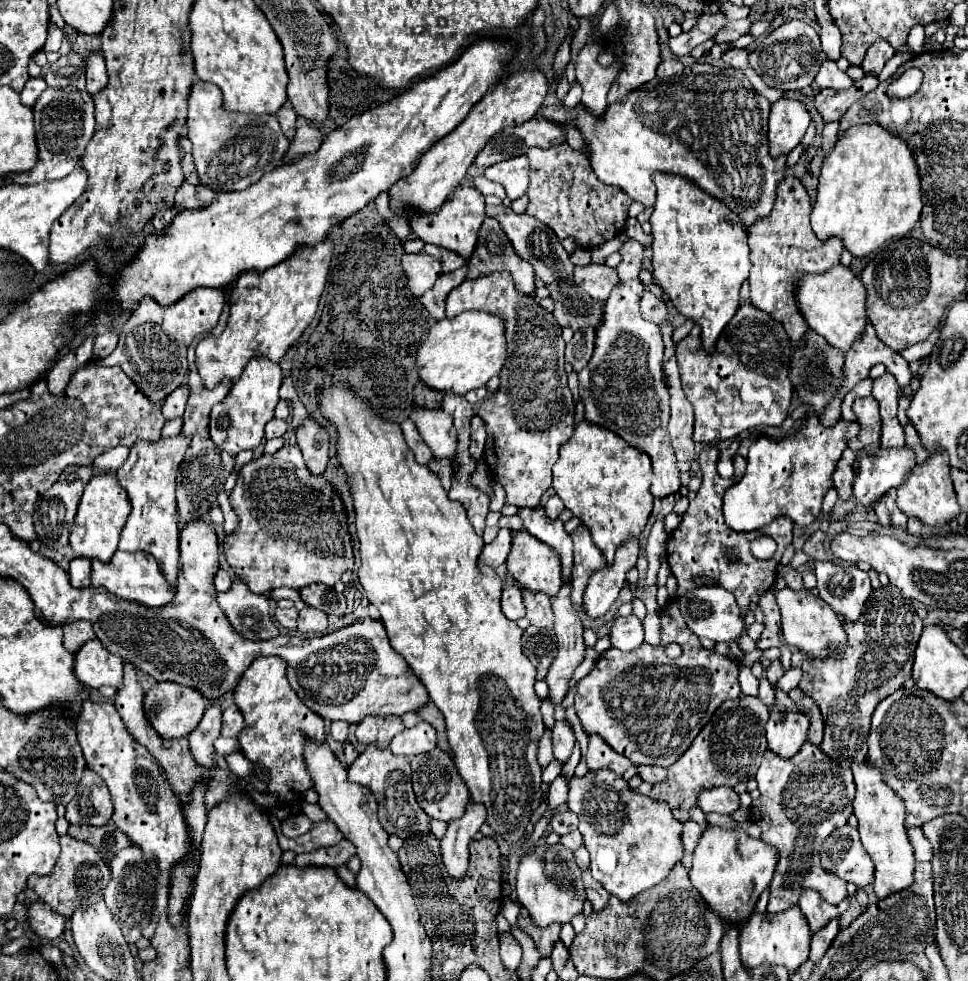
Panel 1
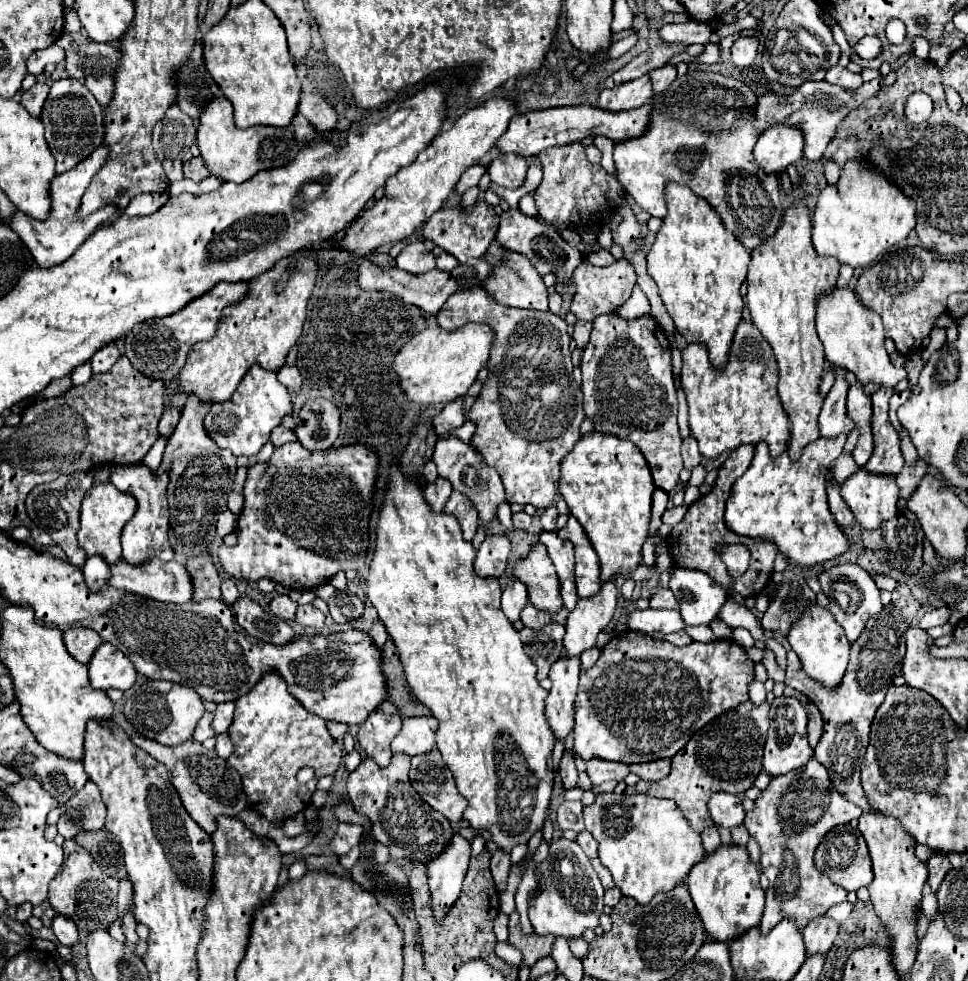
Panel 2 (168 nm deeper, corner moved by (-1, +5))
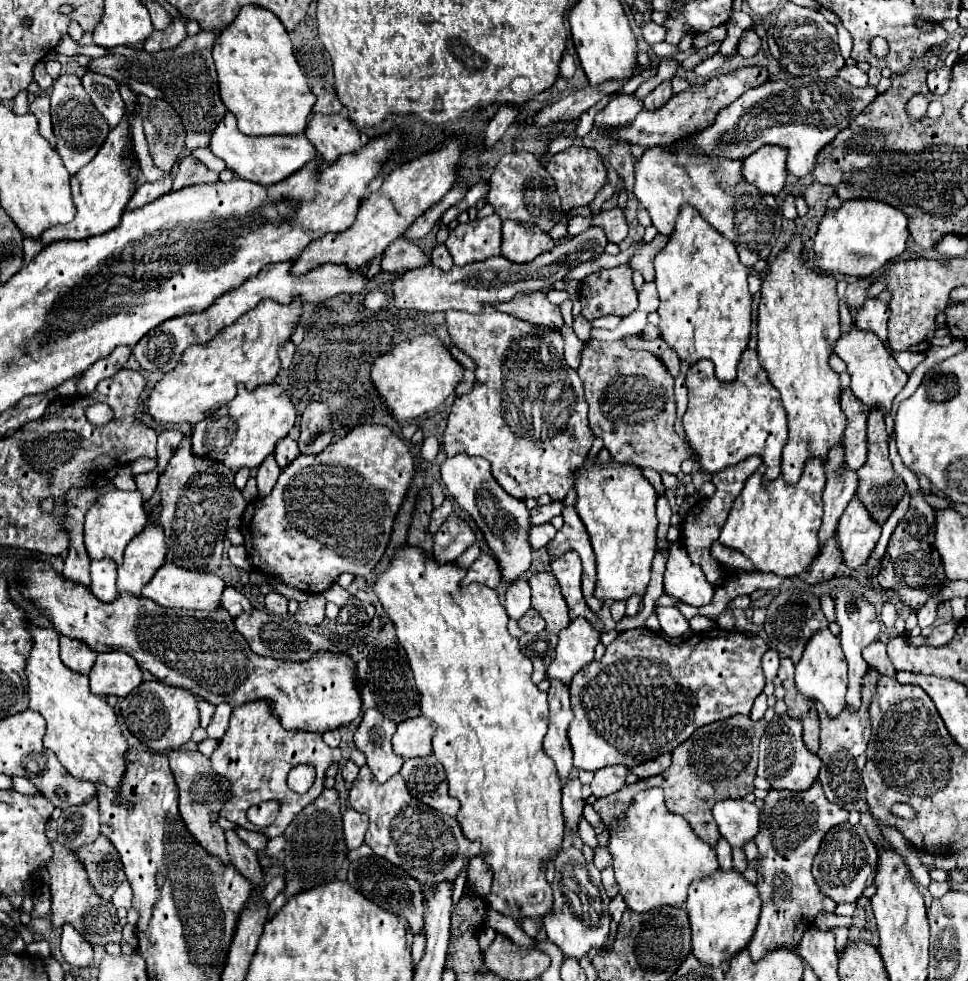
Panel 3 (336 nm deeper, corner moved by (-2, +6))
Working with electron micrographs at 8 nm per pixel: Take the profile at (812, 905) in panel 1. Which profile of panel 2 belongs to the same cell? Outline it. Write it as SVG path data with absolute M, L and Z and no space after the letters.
M818 916L804 930L804 944L808 954L826 954L838 934L838 924L830 916Z

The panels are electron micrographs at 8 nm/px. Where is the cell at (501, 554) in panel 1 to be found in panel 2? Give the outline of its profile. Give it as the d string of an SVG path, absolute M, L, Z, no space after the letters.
M490 534L478 548L478 556L474 560L474 570L478 576L494 576L500 578L506 570L510 554L510 540L506 534Z

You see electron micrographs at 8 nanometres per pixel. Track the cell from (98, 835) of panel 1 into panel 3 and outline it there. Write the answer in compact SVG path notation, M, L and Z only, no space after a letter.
M99 835L91 845L79 849L77 857L83 863L95 893L109 901L115 889L125 881L117 849L111 845L111 841L107 841L107 837Z

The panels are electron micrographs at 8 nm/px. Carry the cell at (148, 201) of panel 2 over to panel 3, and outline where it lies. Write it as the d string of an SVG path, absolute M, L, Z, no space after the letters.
M157 181L157 183L143 183L137 187L135 195L131 197L127 209L137 209L137 207L143 207L151 201L155 201L157 197L165 195L171 191L171 183L169 181Z

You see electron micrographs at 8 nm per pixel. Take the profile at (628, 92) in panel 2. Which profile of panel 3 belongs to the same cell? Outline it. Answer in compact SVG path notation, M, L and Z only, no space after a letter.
M621 95L613 99L601 113L595 117L595 127L599 131L611 131L629 125L637 113L643 109L643 101L635 95Z

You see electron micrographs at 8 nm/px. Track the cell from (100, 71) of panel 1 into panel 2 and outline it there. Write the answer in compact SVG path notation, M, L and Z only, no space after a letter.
M88 76L86 78L86 88L94 94L94 98L98 100L100 106L106 106L112 98L114 92L114 78L112 76Z

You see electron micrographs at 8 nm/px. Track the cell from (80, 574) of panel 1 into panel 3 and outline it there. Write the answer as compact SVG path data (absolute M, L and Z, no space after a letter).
M101 559L101 561L91 561L91 591L99 601L111 603L117 599L117 589L115 589L115 573L117 565L111 559Z

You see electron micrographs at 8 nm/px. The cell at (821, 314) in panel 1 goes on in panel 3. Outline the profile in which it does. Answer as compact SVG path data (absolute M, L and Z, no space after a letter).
M853 327L849 333L843 333L835 343L833 351L847 363L847 373L851 375L851 391L859 397L871 411L881 411L885 417L891 411L893 399L907 383L907 373L897 365L897 361L887 353L883 341L871 331L861 331Z

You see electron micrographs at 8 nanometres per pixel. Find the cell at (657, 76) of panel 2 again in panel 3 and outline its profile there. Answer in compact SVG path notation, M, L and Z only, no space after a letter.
M665 81L661 83L653 93L649 93L645 99L643 99L643 107L653 111L653 109L659 109L661 105L665 105L667 99L671 99L671 81Z

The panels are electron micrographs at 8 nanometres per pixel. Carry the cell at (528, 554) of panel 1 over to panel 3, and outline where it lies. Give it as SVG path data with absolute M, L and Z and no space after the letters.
M537 573L529 579L529 585L533 591L533 609L545 619L547 631L557 635L571 623L559 583L555 583L555 577L551 573Z

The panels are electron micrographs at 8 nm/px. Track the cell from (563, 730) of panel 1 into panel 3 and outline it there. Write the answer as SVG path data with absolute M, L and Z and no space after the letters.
M567 779L563 785L563 817L565 817L565 827L571 833L579 831L583 805L585 803L581 797L581 781L579 779Z

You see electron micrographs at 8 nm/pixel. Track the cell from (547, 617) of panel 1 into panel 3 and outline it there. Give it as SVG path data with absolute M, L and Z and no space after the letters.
M529 609L521 619L519 619L519 627L521 627L521 631L525 631L525 633L541 633L543 629L545 629L545 625L543 625L543 619L539 617L539 613L535 611L535 609Z

